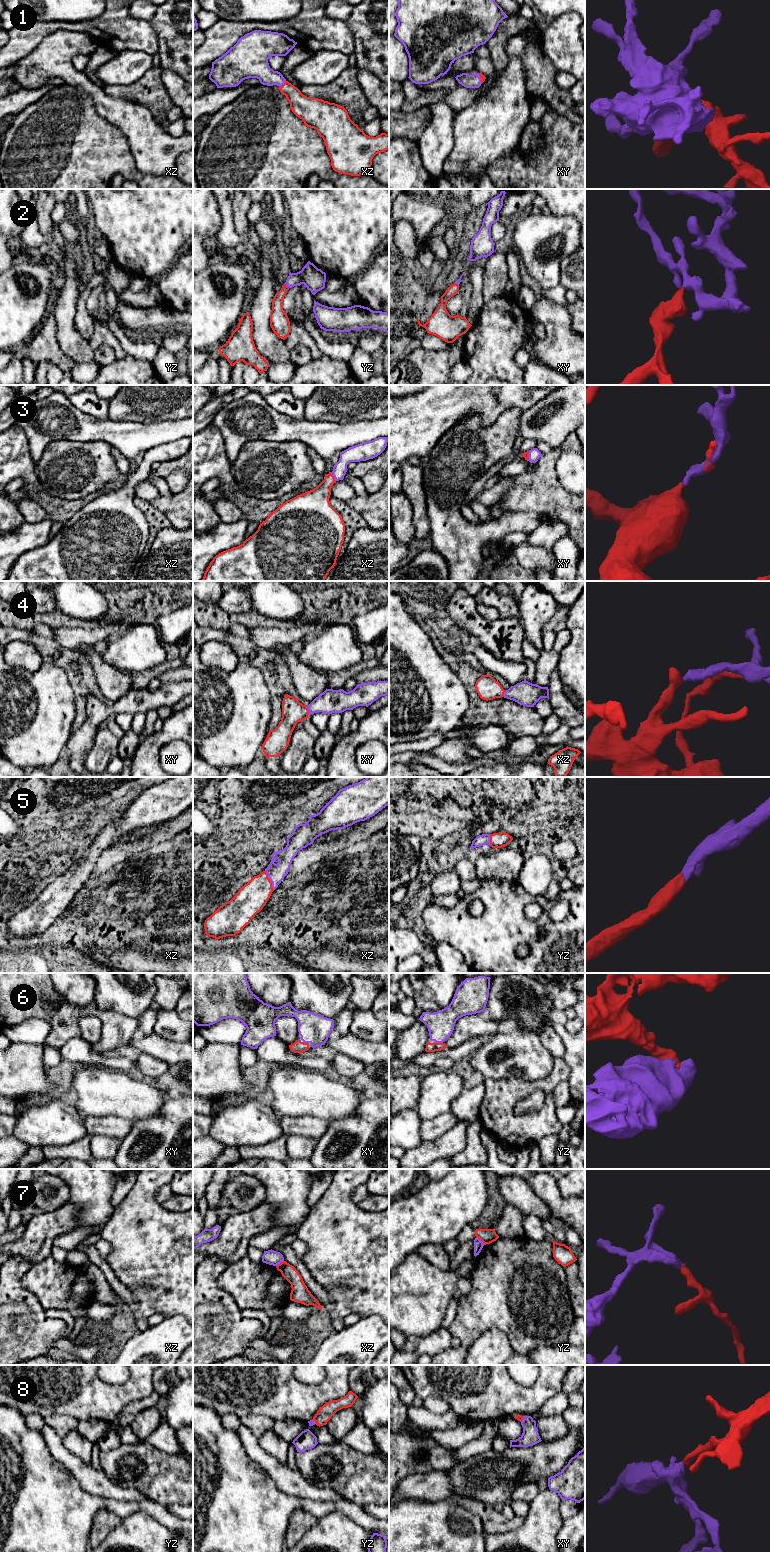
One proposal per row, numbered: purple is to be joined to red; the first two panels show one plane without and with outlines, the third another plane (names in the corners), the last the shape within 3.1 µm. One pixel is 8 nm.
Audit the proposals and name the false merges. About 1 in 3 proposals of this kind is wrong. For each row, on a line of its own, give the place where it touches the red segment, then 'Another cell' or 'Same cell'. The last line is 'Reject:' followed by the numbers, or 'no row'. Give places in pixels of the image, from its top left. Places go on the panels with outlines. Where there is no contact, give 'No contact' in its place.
1: Touches red at xz (283, 84). Same cell
2: Touches red at yz (286, 285). Same cell
3: Touches red at xz (333, 477). Same cell
4: Touches red at xy (308, 710). Same cell
5: Touches red at xz (269, 880). Same cell
6: Touches red at yz (439, 1043). Same cell
7: Touches red at yz (480, 1239). Another cell
8: Touches red at xy (522, 1419). Same cell
Reject: 7

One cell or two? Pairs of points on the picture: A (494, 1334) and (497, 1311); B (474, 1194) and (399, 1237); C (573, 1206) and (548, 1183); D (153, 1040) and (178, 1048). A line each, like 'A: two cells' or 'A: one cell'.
A: two cells
B: one cell
C: one cell
D: one cell

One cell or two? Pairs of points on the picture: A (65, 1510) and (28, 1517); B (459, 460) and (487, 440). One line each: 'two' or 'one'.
A: one
B: one

